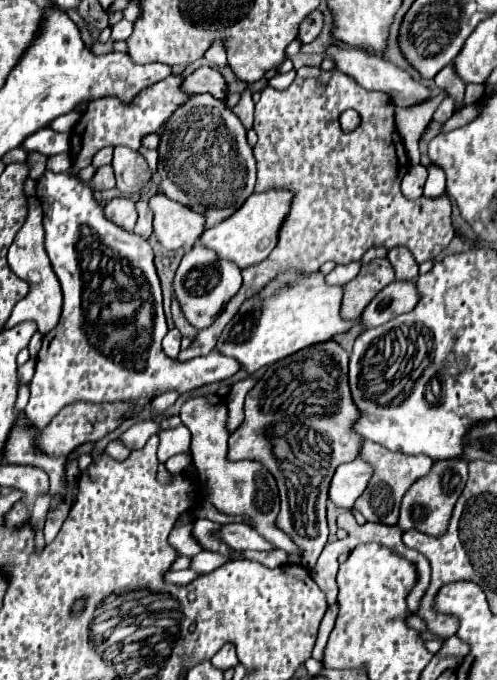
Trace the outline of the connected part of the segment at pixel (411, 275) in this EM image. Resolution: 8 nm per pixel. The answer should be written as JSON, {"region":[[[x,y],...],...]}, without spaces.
{"region":[[[394,247],[388,251],[388,261],[396,271],[396,279],[412,281],[418,275],[418,263],[414,261],[412,253],[406,247]]]}

